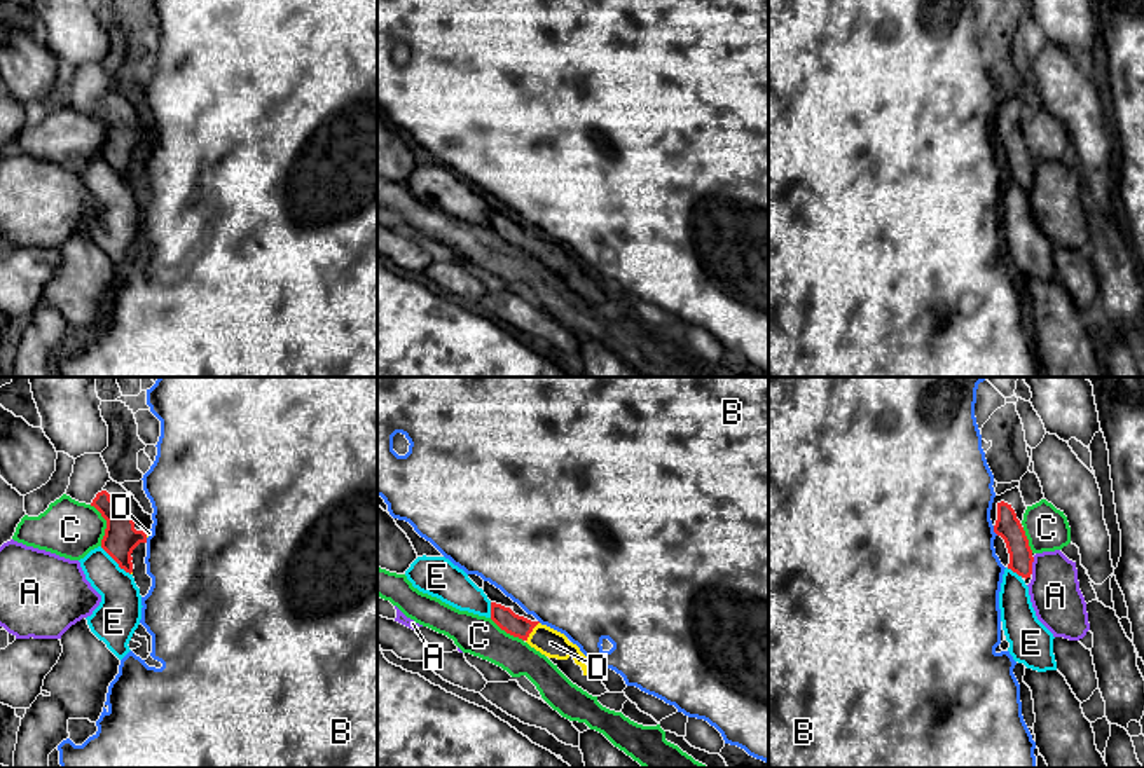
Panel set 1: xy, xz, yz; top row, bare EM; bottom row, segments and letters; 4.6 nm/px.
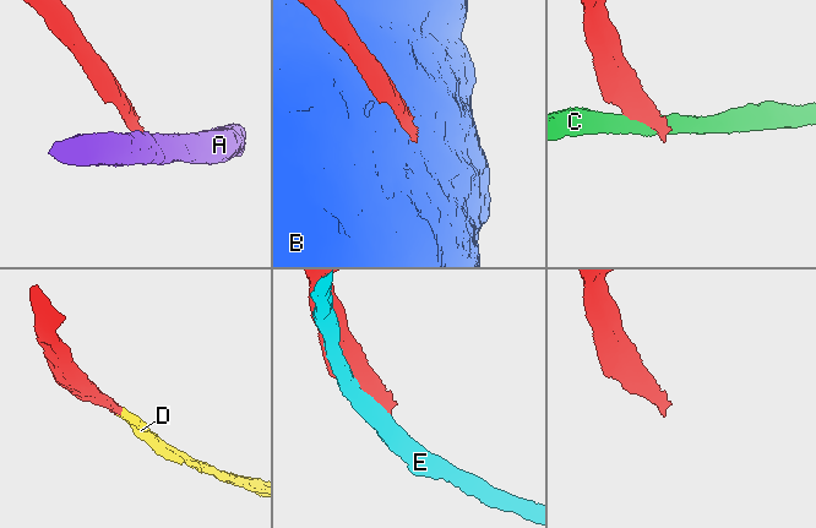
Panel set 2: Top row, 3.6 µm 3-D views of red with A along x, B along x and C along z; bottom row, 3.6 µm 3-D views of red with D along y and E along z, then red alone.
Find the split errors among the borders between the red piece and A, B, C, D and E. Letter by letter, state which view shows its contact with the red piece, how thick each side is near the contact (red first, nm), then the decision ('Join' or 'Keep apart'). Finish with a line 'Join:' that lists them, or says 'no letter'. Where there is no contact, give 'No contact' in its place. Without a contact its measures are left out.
A: Touches red in yz. Thickness 110 nm (red) against 240 nm. Keep apart
B: Touches red in yz. Thickness 110 nm (red) against 500 nm. Keep apart
C: Touches red in xy. Thickness 160 nm (red) against 260 nm. Keep apart
D: Touches red in xz. Thickness 100 nm (red) against 130 nm. Join
E: Touches red in xy. Thickness 160 nm (red) against 200 nm. Keep apart
Join: D

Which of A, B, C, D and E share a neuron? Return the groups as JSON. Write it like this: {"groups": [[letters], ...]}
{"groups": [["A", "C"], ["B"], ["D"], ["E"]]}

